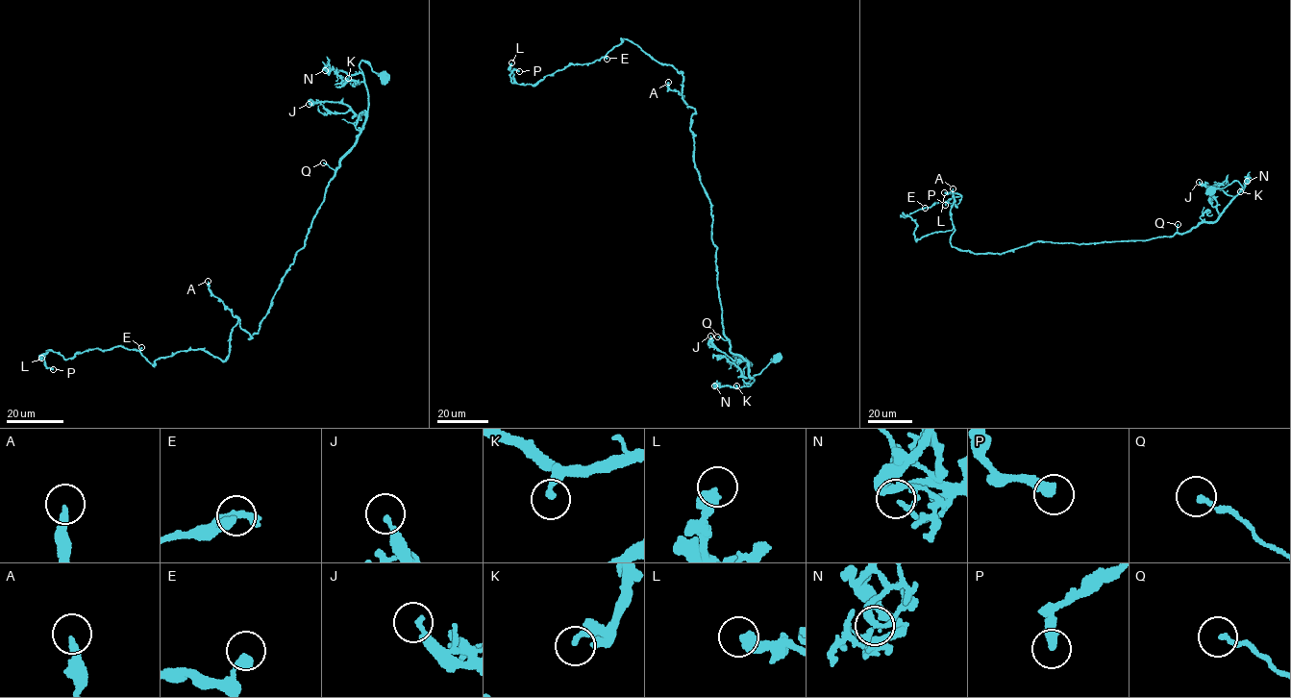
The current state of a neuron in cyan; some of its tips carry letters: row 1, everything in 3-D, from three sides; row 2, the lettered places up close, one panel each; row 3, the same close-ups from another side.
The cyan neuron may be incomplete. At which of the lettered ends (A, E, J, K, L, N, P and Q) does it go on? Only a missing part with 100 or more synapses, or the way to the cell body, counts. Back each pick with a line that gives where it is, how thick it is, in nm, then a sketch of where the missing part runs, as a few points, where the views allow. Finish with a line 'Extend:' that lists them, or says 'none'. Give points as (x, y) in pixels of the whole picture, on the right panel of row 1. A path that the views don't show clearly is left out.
A: (953, 188) | 240 nm | (953, 188), (967, 151), (983, 149), (977, 137), (1002, 68), (1016, 63), (1007, 27), (1013, 35), (1024, 26)
Extend: A

